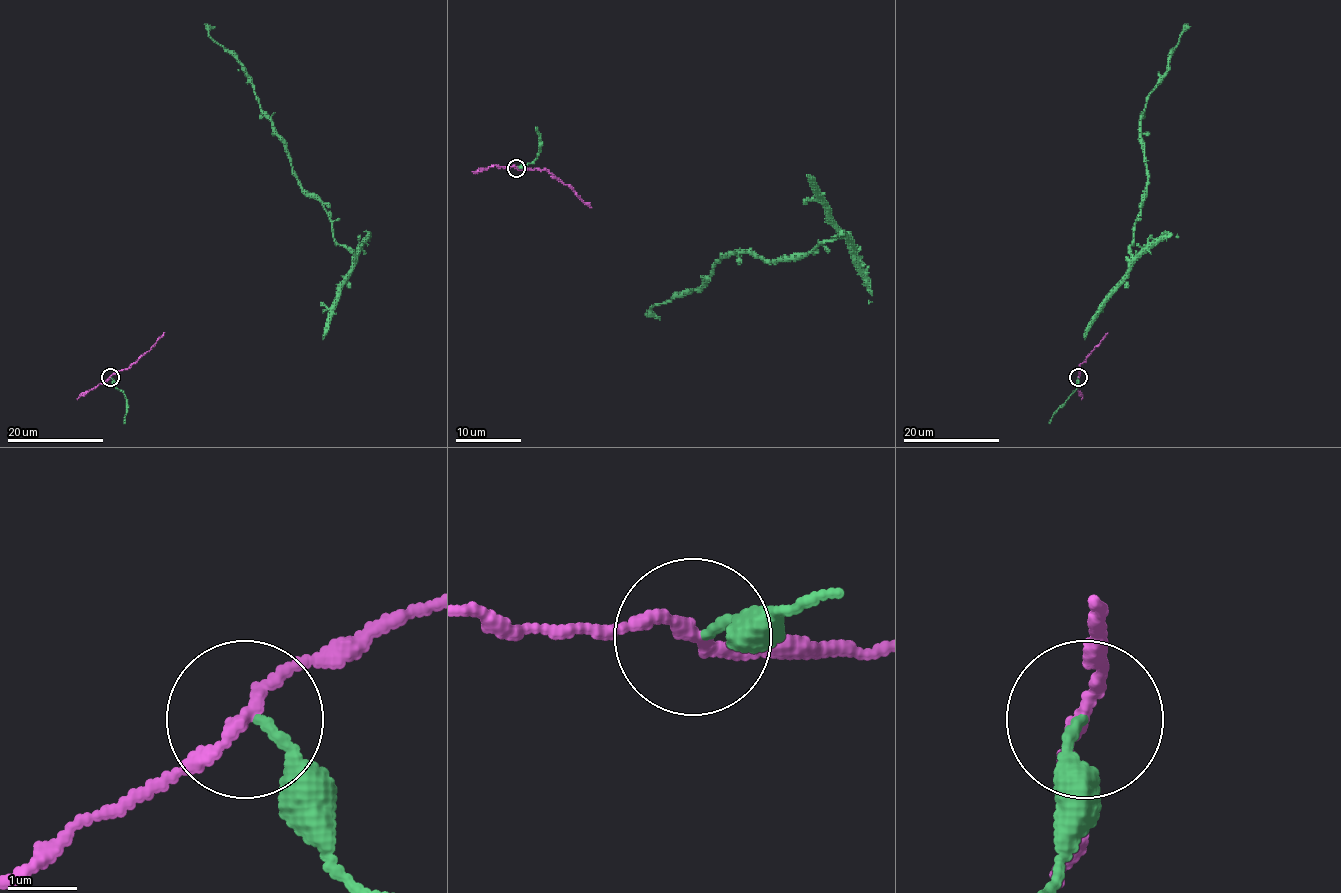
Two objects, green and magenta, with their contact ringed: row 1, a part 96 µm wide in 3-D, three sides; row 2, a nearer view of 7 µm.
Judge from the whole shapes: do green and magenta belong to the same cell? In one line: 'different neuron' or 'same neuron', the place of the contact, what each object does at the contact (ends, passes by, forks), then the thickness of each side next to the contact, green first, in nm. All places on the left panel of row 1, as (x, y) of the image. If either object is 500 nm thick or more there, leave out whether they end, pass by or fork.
different neuron; place (110, 377); green ends; magenta passes by; calibres 150 and 160 nm

